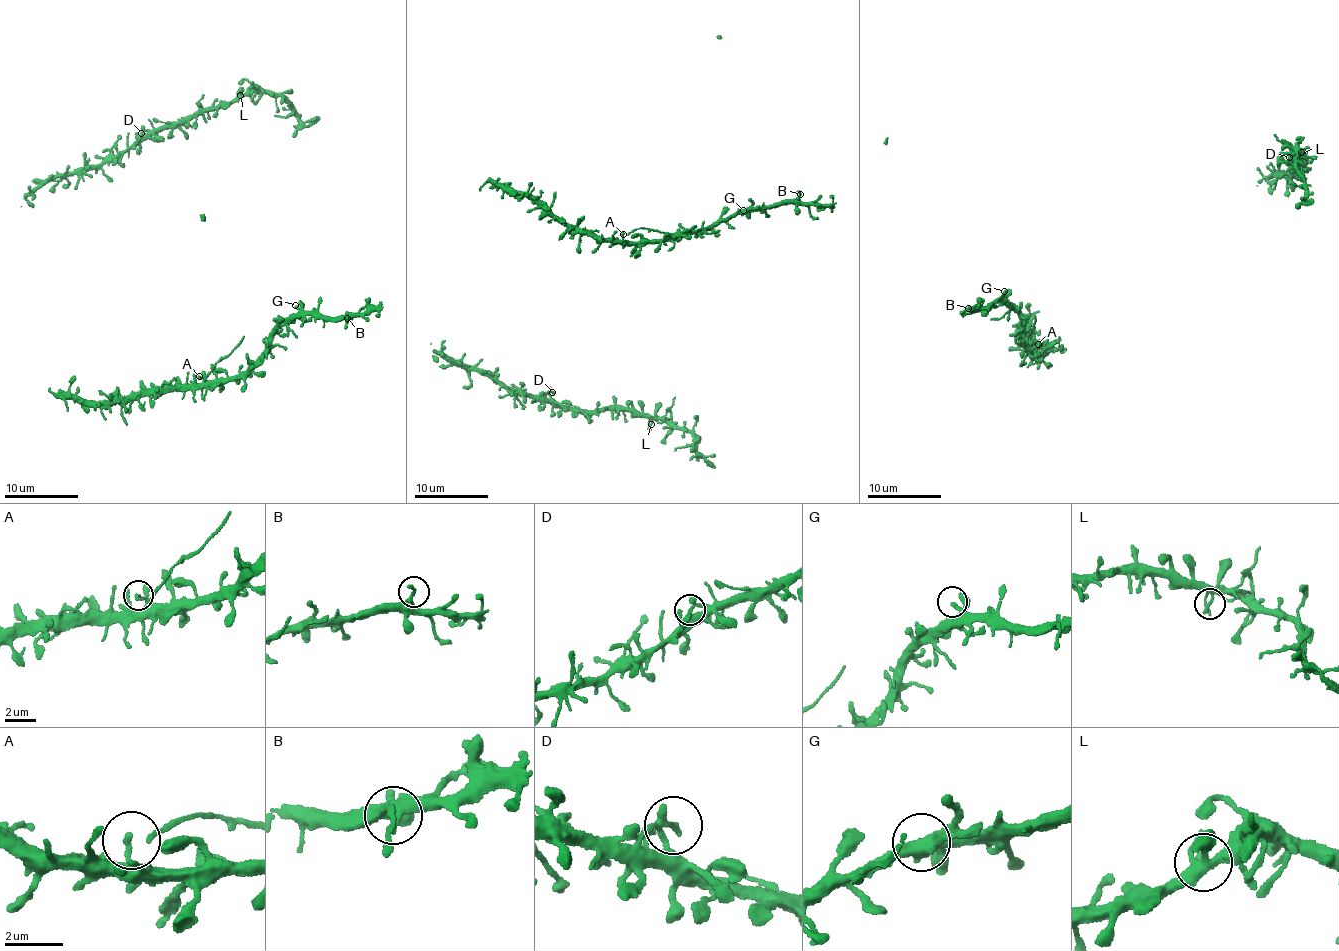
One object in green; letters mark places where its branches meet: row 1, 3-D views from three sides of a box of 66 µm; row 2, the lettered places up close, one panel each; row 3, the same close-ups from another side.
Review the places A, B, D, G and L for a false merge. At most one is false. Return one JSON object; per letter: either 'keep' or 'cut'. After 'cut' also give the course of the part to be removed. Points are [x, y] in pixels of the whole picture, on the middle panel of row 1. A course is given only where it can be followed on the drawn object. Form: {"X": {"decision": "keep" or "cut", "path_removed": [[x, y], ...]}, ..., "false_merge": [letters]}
{"A": {"decision": "keep"}, "B": {"decision": "keep"}, "D": {"decision": "keep"}, "G": {"decision": "keep"}, "L": {"decision": "keep"}, "false_merge": []}

